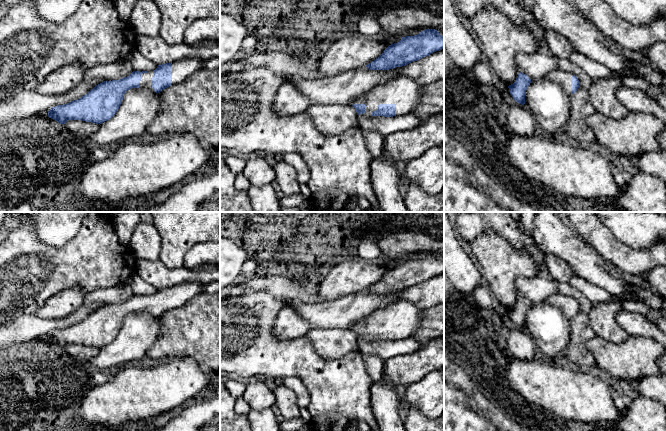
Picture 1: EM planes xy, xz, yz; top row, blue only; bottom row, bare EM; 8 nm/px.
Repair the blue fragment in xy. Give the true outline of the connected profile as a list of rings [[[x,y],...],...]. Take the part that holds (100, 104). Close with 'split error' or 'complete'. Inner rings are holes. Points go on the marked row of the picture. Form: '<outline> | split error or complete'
[[[198,56],[183,58],[158,65],[155,70],[133,71],[122,79],[104,81],[81,98],[52,107],[48,111],[48,117],[60,124],[65,124],[68,120],[82,120],[100,125],[115,115],[127,90],[144,88],[160,93],[202,69],[203,63],[204,59]]] | split error

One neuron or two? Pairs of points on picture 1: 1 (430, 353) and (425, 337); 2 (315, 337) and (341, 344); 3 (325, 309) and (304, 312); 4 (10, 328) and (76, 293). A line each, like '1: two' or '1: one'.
1: two
2: one
3: one
4: two

